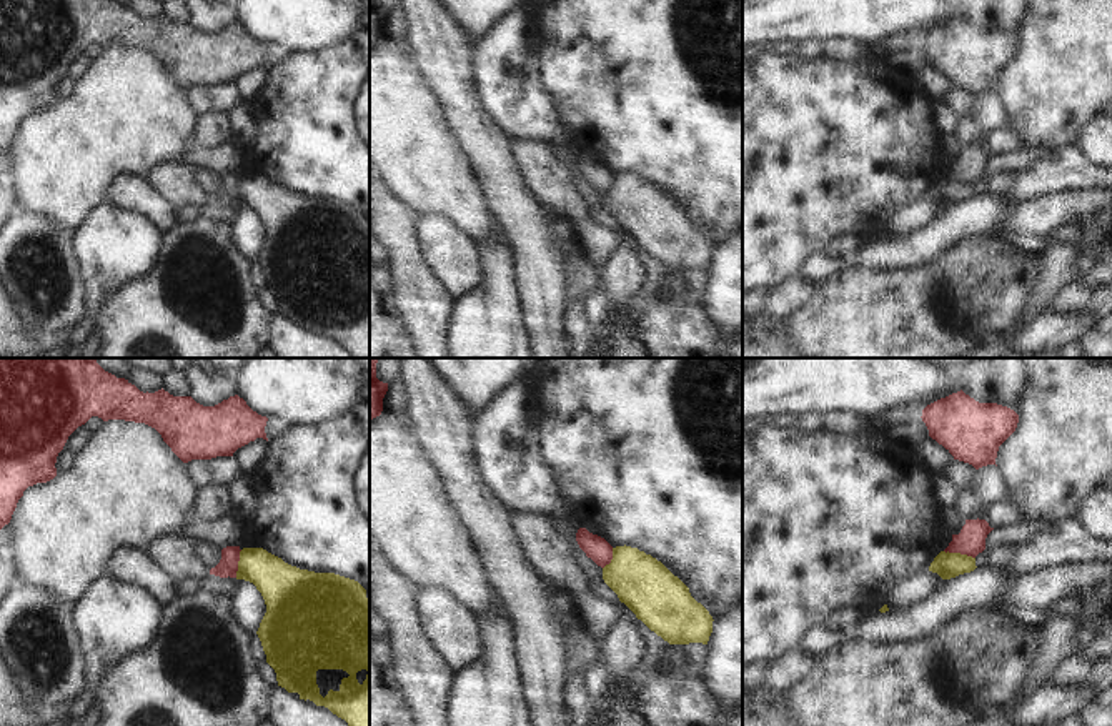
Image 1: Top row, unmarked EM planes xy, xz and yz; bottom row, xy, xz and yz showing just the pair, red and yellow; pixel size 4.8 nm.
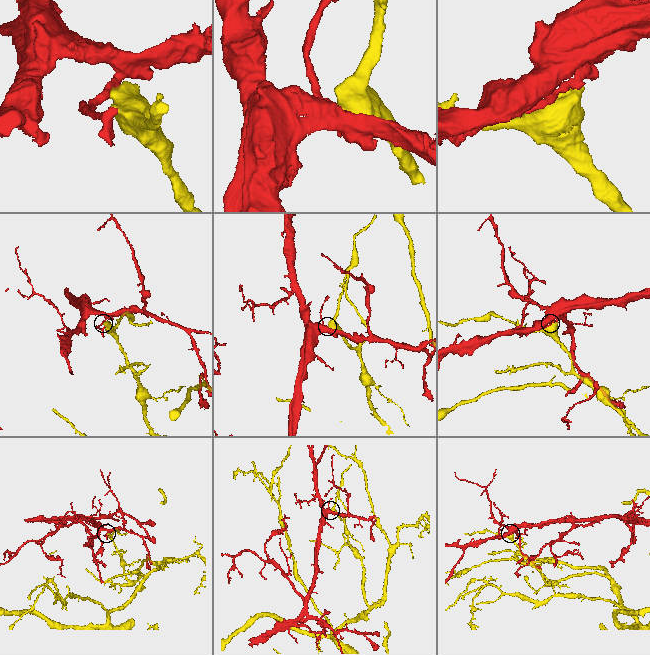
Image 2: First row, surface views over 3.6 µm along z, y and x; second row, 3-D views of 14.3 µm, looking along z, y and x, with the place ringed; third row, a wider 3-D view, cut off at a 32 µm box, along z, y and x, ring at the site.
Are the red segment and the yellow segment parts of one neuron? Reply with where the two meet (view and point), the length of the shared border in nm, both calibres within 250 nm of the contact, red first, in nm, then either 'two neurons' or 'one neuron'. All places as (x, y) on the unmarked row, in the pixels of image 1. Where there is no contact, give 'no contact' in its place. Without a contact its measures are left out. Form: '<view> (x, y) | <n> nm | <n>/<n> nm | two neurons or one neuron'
yz (959, 179) | 160 nm | 140/130 nm | two neurons

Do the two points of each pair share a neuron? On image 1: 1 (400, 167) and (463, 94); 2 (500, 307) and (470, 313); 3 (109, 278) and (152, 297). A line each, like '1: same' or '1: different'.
1: different
2: same
3: different

